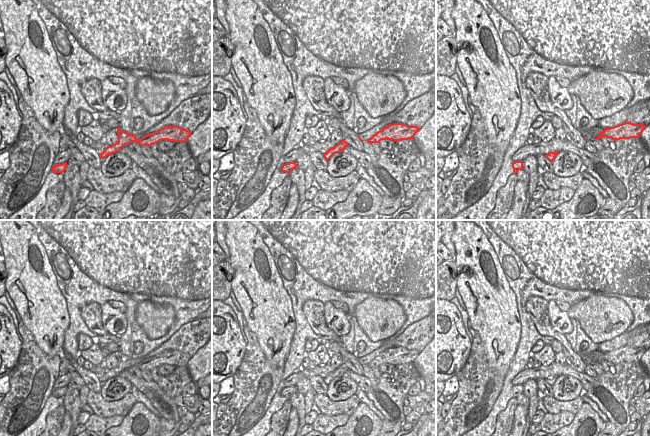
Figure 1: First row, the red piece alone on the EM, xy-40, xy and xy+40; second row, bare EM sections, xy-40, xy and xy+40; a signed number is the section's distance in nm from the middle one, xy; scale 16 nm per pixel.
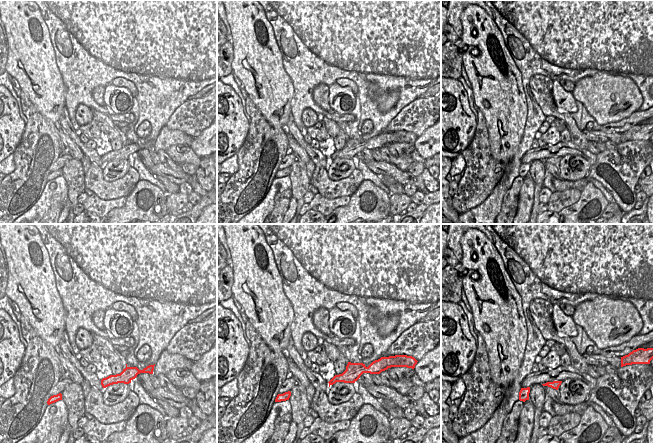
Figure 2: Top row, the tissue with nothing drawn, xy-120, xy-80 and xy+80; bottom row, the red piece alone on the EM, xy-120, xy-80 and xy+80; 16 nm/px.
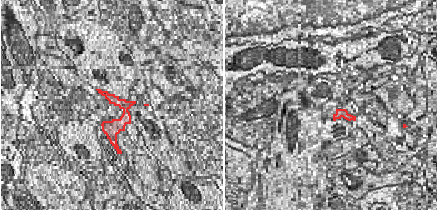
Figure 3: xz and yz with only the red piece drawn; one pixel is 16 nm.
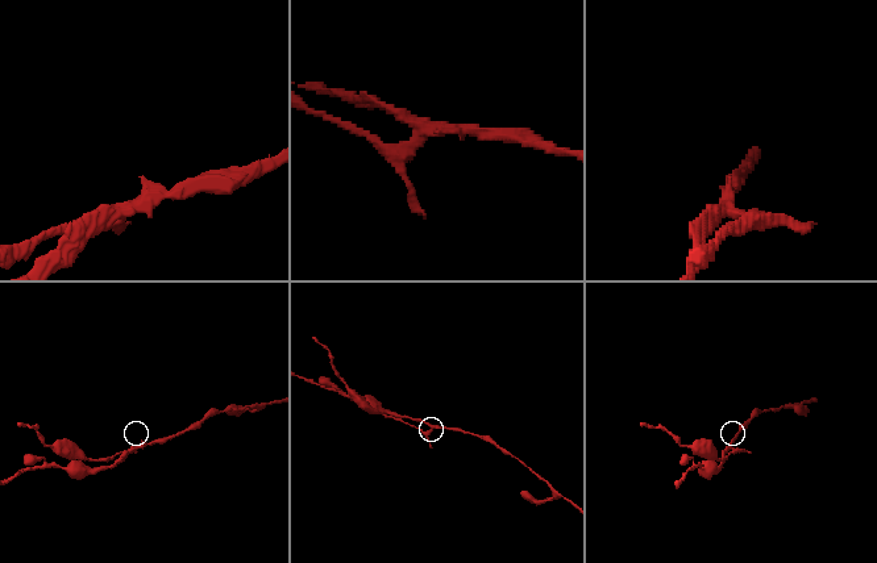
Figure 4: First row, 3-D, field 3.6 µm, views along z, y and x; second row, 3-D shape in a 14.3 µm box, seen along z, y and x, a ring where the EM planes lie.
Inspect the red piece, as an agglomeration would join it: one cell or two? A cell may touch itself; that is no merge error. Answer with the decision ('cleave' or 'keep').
cleave

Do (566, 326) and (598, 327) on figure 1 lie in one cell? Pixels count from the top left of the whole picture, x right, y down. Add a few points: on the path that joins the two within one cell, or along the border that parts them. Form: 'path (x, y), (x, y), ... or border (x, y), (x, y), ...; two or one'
border (566, 312), (571, 318); two

